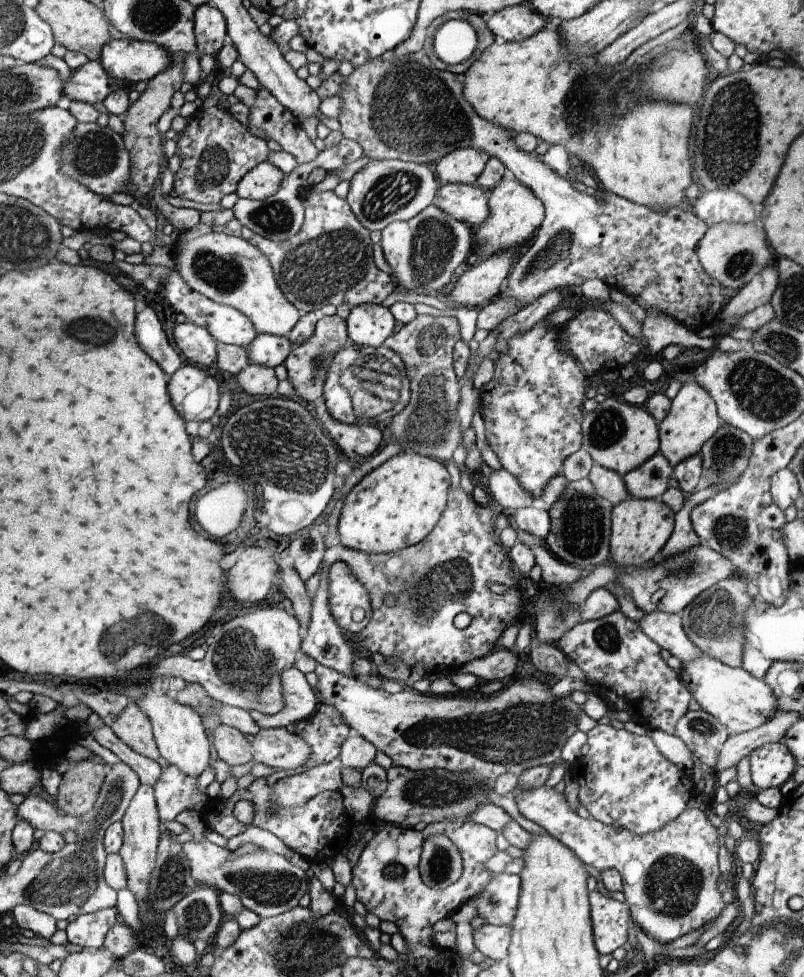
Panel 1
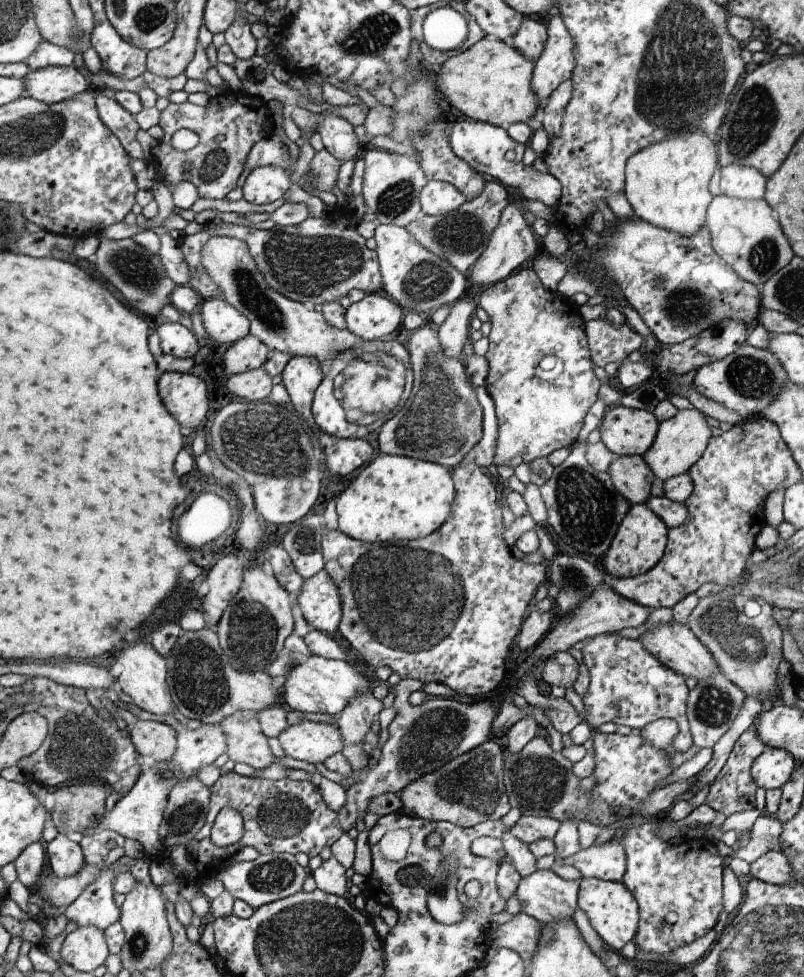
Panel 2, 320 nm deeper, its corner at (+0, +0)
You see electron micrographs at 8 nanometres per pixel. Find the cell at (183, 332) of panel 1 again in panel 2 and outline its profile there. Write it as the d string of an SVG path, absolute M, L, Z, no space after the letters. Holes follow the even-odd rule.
M162 322L155 326L154 332L159 336L164 354L192 359L199 350L198 338L181 323Z

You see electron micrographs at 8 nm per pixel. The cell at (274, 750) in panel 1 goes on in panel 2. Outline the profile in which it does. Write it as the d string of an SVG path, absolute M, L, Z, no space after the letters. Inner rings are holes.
M301 721L290 725L278 738L286 755L311 763L324 762L344 748L342 731L330 723Z

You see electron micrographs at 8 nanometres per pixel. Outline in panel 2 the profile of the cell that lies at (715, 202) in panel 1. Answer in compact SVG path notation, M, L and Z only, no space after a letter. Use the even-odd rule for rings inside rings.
M729 164L721 169L720 186L729 197L756 200L764 196L768 178L757 168Z

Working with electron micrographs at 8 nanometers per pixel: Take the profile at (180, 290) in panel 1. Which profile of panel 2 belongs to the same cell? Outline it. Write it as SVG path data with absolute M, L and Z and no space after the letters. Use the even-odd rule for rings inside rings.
M220 296L202 300L198 307L203 329L221 348L232 345L250 334L248 318Z

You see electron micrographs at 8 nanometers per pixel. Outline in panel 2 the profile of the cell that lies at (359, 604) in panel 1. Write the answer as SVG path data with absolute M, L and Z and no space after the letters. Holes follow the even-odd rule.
M324 570L304 579L297 604L309 626L332 634L339 628L343 616L342 598L334 579Z

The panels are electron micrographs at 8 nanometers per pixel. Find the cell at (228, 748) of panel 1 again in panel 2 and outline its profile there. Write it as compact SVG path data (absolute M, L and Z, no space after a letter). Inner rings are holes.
M240 711L221 722L227 733L227 749L230 760L244 762L260 769L274 762L274 754L268 746L268 738L260 730L258 711Z

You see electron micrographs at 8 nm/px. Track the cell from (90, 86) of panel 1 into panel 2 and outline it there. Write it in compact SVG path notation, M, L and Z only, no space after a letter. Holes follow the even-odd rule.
M47 66L46 68L30 71L22 80L26 84L26 92L22 96L35 98L37 101L49 105L67 101L69 98L83 93L86 89L92 88L87 74L75 66Z

